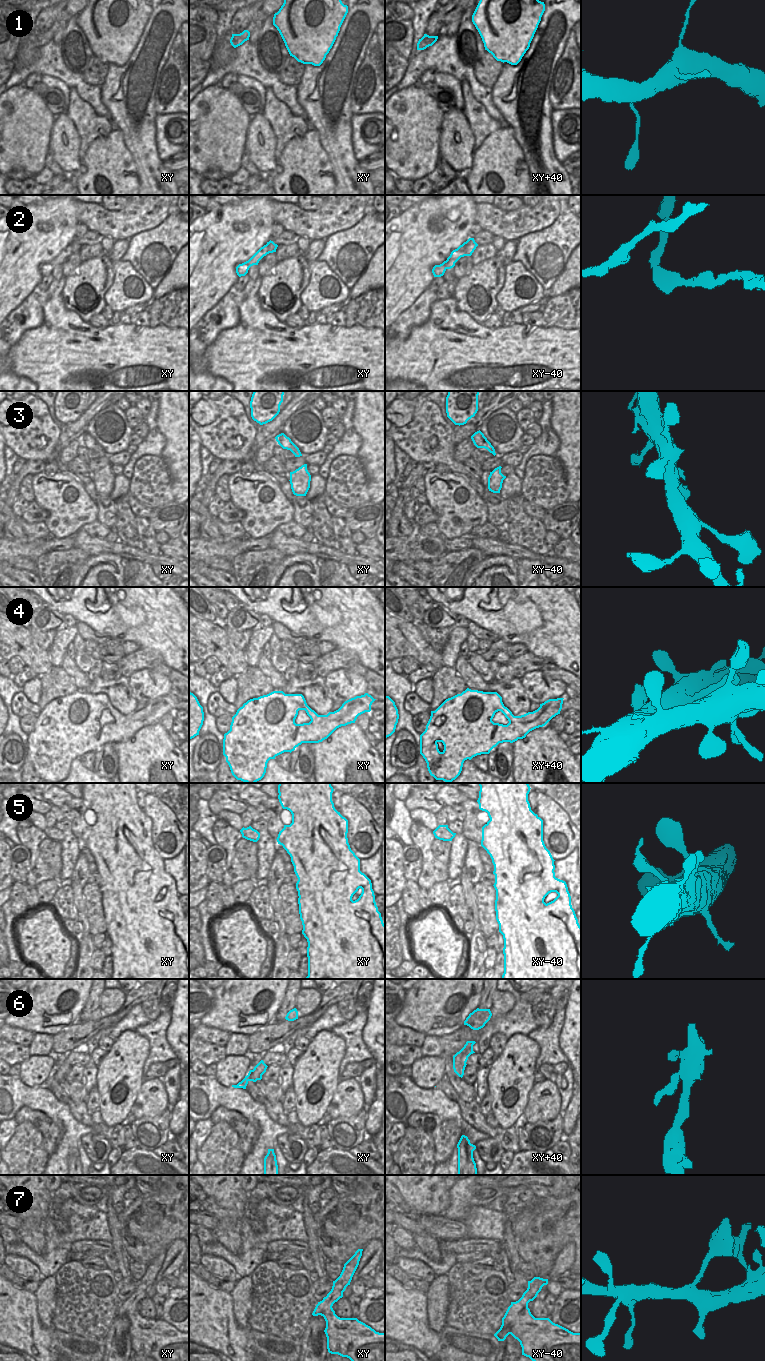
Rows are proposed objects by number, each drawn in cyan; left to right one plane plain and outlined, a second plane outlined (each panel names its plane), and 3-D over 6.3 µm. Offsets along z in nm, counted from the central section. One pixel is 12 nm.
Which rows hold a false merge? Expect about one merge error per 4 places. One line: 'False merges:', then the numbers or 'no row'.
False merges: 7

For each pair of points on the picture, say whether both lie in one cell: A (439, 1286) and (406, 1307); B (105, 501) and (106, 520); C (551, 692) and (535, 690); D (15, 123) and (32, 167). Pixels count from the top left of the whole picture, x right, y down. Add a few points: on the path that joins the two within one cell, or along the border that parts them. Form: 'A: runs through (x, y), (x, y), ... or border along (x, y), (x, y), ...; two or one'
A: border along (425, 1295), (426, 1316), (428, 1318); two
B: runs through (106, 506), (106, 515); one
C: runs through (547, 690), (539, 690); one
D: runs through (15, 134), (29, 156); one

